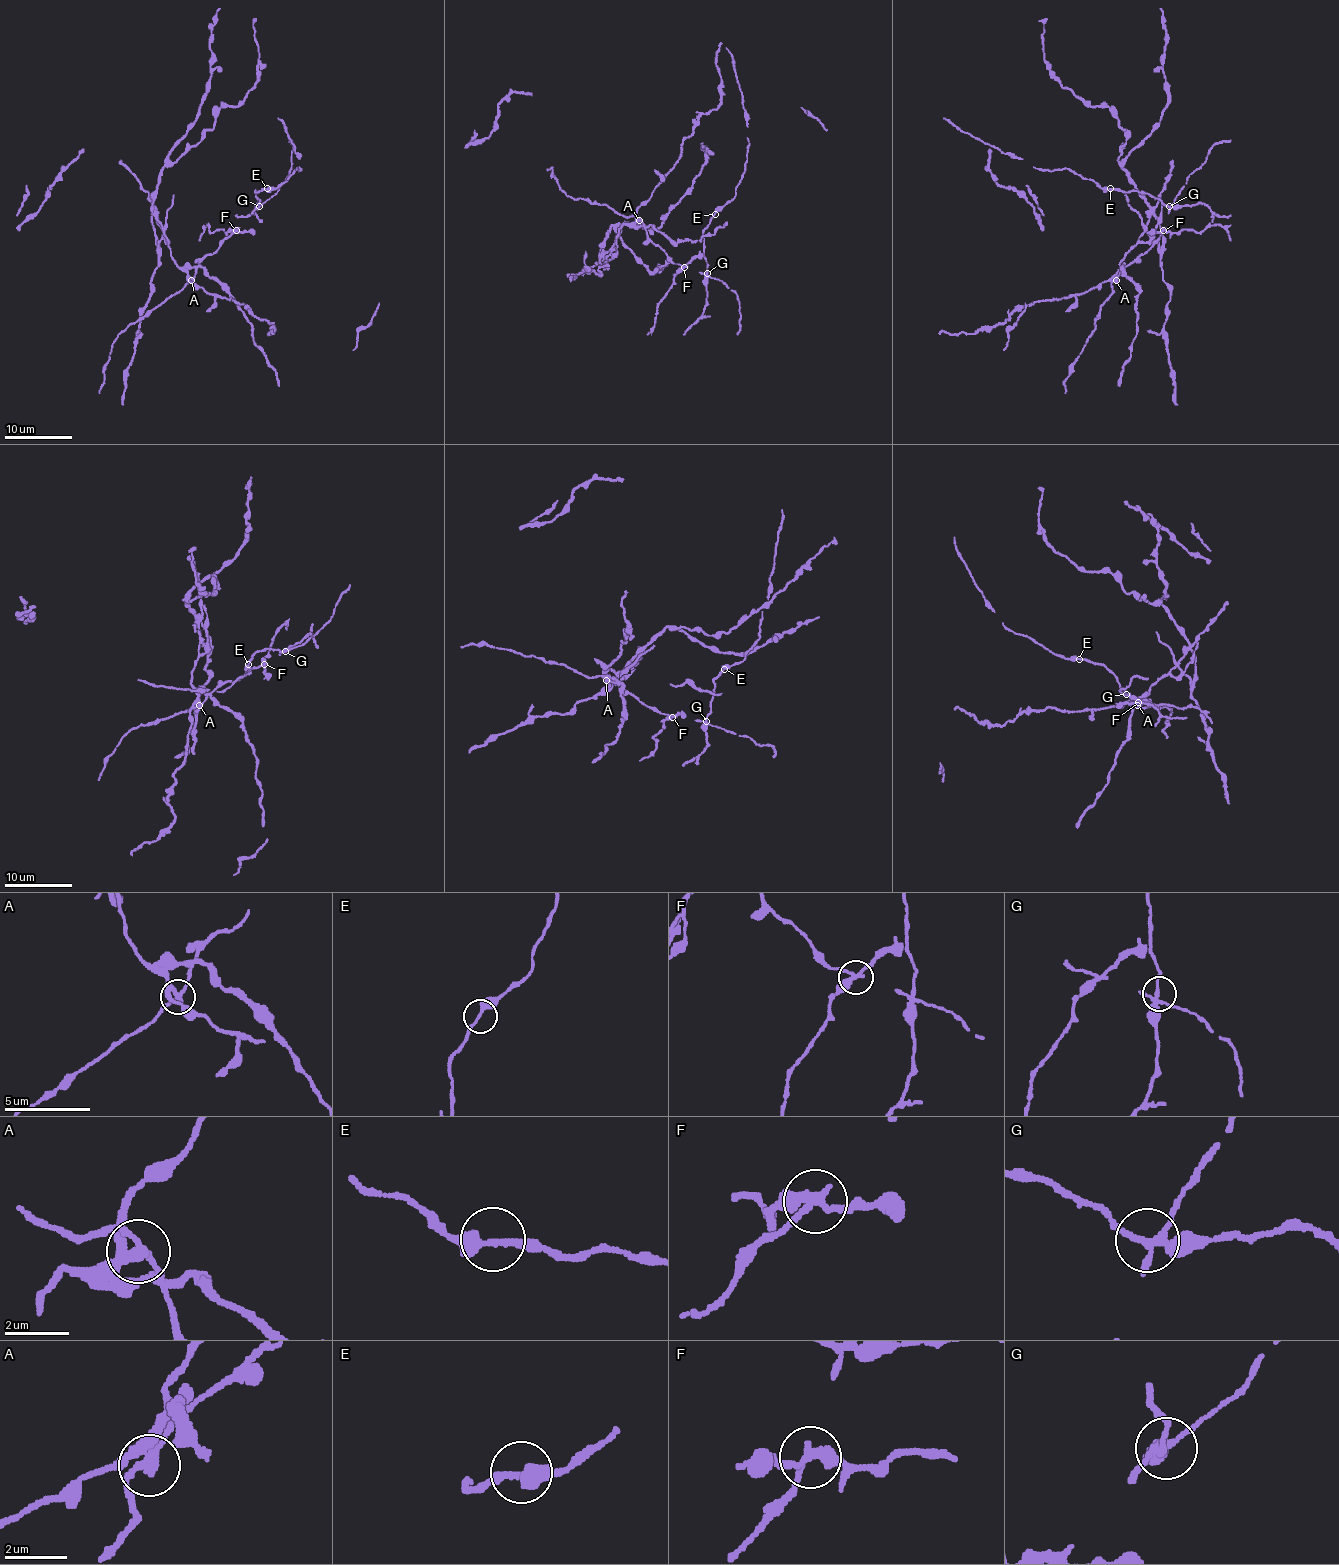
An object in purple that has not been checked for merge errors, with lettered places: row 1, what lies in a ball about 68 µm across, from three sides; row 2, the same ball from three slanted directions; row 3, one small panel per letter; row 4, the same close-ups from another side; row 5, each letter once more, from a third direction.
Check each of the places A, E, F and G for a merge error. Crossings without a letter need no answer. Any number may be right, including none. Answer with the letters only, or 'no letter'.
A, F

